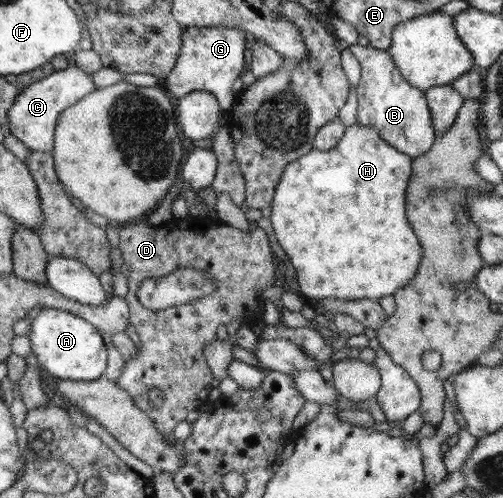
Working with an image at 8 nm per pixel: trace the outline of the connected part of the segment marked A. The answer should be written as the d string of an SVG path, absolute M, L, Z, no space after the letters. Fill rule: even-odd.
M46 308L38 313L38 316L30 325L31 333L28 339L31 343L32 353L37 357L42 372L49 372L50 375L63 380L71 381L93 381L104 377L107 367L107 345L103 340L102 333L91 323L73 315L71 312Z

